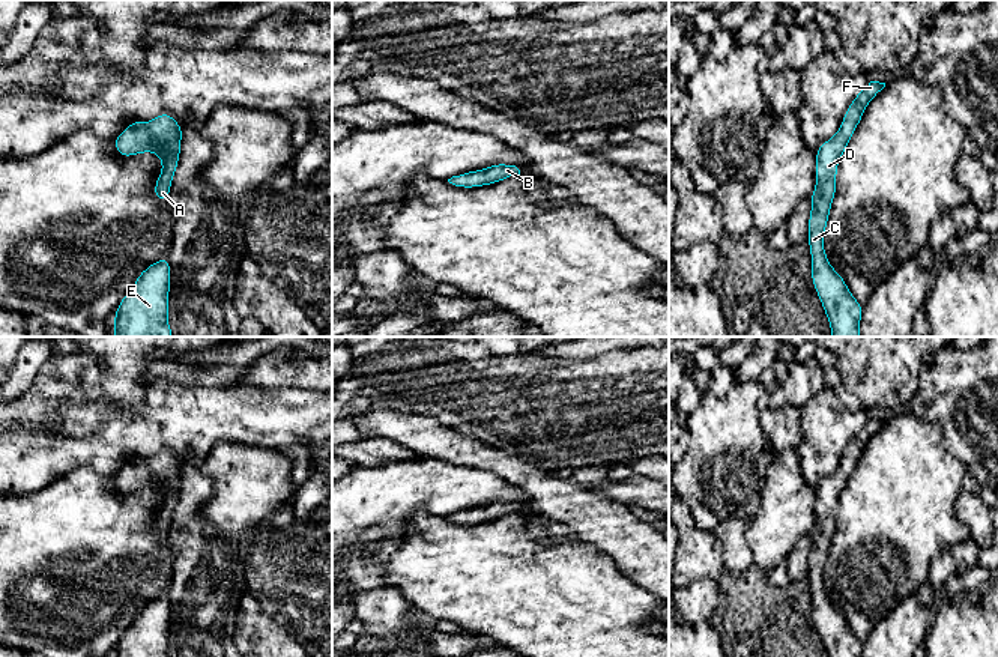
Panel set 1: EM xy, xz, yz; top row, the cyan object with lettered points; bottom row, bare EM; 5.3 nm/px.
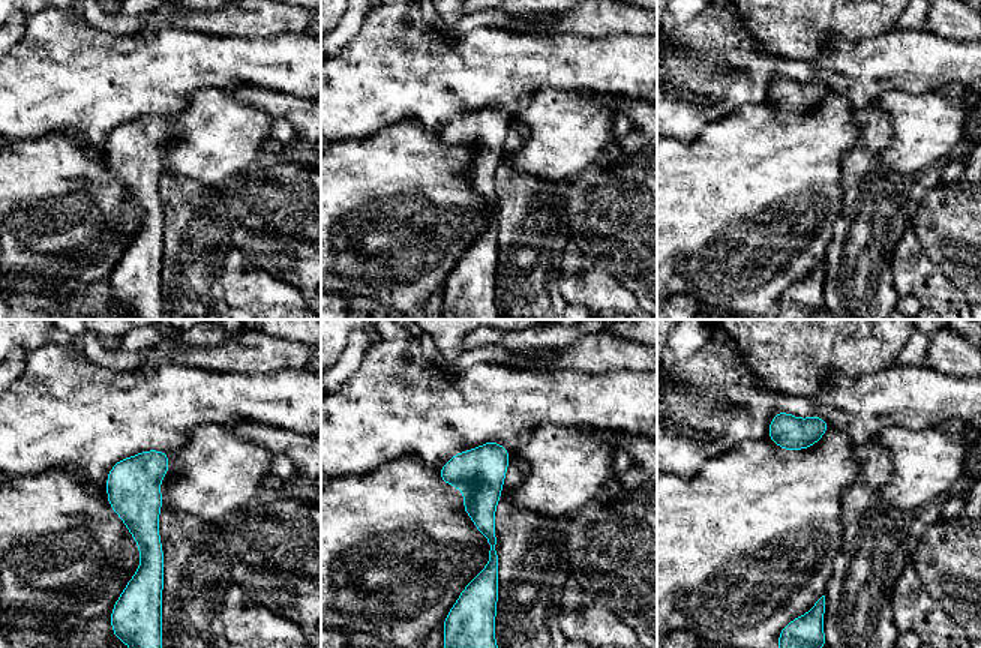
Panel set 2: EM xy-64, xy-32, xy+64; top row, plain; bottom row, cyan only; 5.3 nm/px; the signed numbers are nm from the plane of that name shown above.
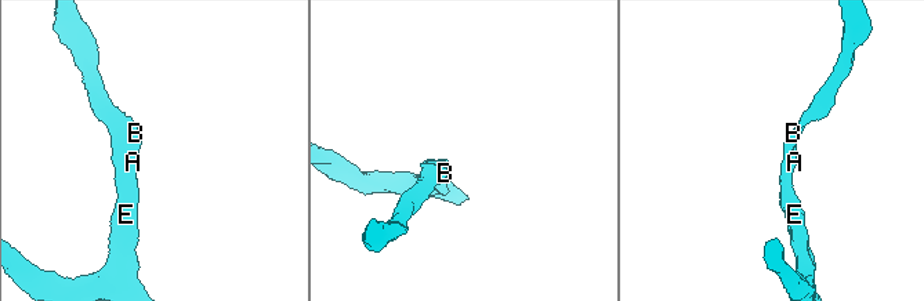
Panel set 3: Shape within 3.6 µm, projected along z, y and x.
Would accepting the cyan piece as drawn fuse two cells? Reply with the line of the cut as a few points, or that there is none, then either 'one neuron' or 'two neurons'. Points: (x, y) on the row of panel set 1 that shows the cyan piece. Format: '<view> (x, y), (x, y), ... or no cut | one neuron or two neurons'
no cut | one neuron

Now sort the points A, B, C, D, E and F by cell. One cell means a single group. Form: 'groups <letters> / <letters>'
groups A B C D E F

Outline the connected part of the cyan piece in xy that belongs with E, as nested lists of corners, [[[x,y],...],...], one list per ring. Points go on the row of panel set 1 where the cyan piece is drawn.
[[[168,256],[138,275],[114,313],[114,337],[173,337],[167,320],[170,278]]]

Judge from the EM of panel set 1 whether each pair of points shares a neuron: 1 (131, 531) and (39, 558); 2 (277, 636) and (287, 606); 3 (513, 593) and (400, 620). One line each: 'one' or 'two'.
1: one
2: two
3: two

